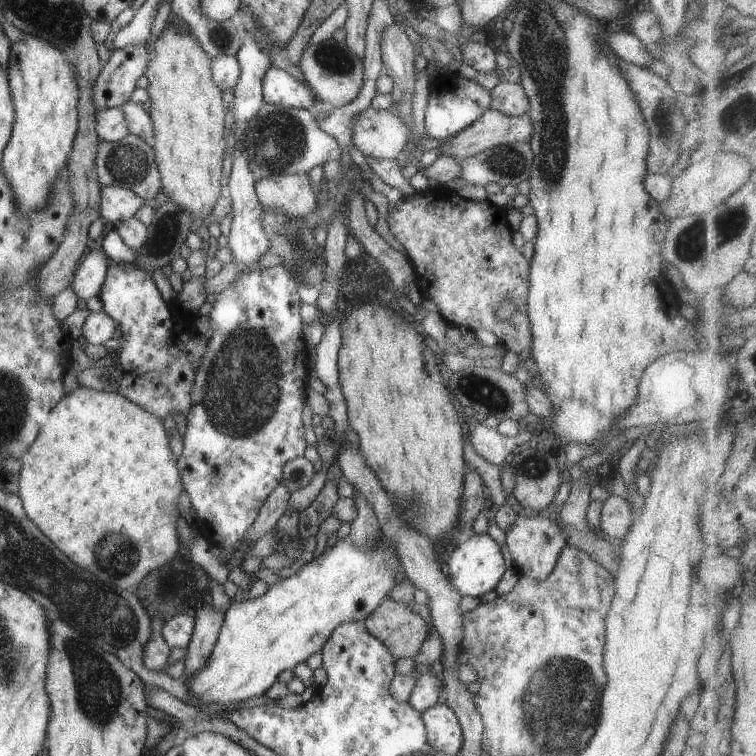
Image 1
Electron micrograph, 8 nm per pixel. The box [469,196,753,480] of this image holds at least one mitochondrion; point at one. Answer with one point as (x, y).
(703, 233)

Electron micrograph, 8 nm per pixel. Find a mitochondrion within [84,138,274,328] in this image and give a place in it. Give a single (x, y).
(127, 163)

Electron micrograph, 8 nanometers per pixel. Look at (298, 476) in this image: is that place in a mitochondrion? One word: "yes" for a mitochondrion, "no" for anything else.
yes

